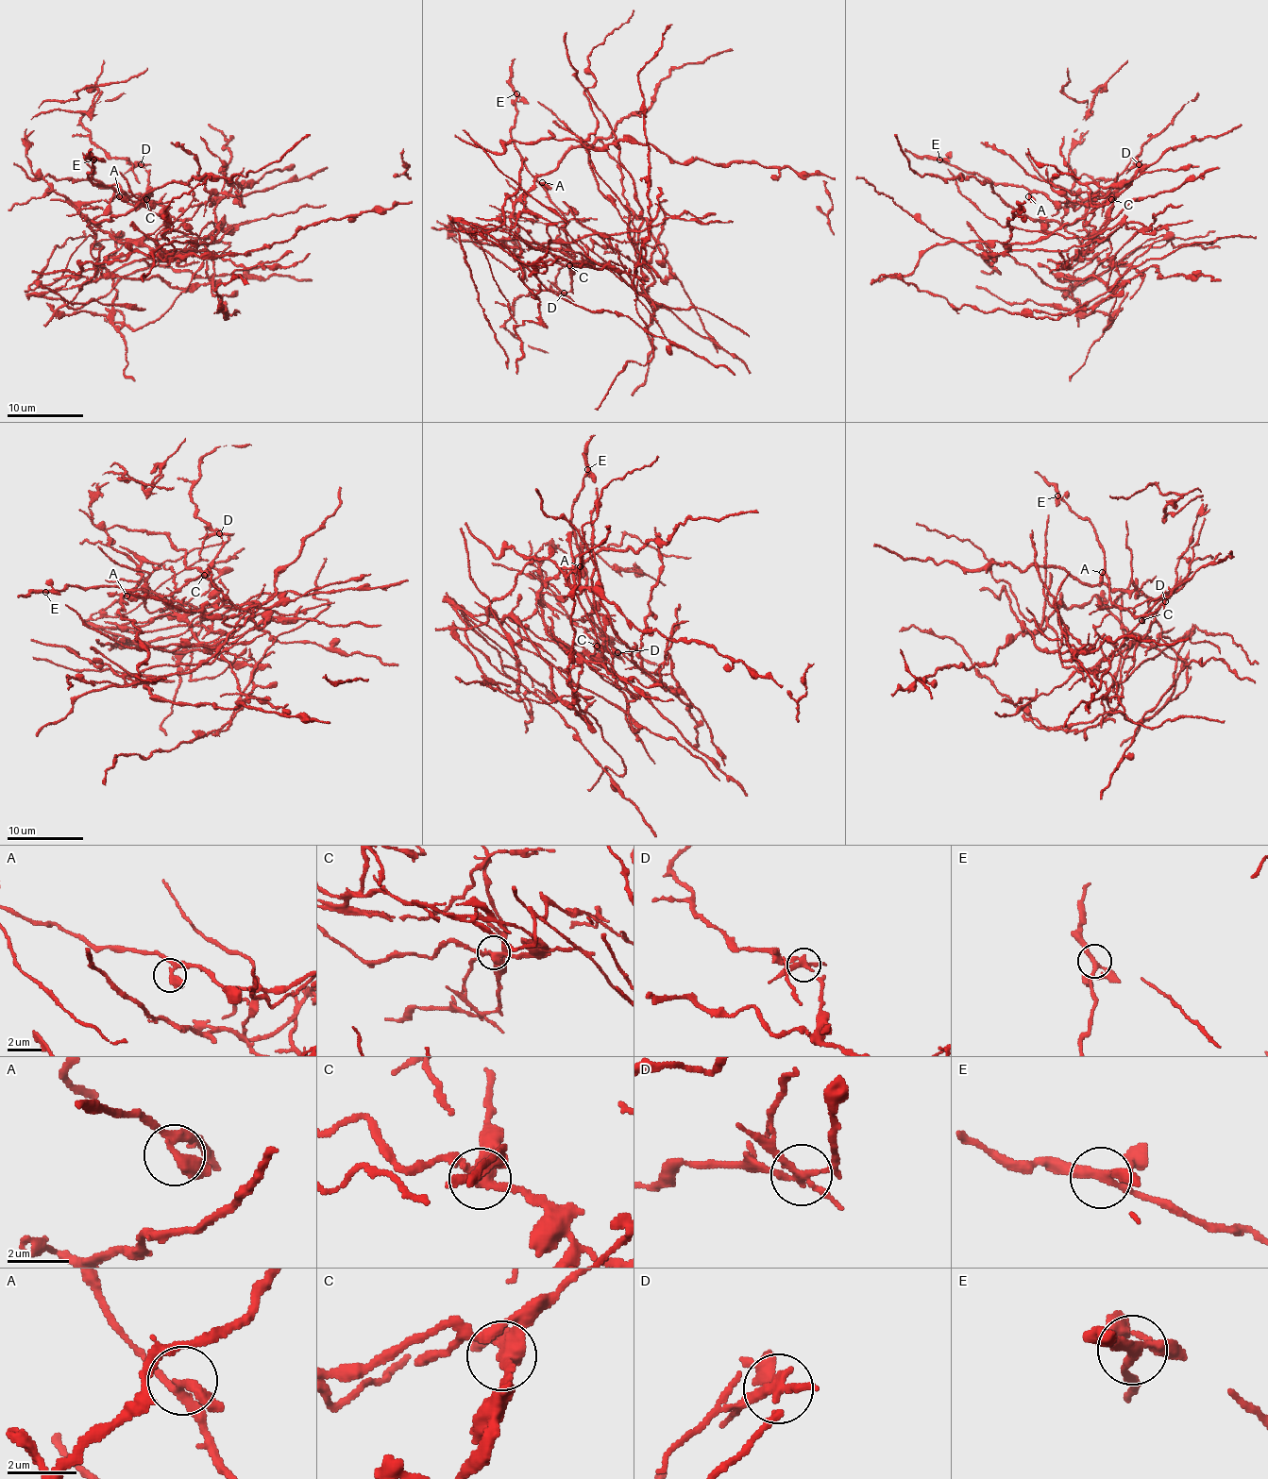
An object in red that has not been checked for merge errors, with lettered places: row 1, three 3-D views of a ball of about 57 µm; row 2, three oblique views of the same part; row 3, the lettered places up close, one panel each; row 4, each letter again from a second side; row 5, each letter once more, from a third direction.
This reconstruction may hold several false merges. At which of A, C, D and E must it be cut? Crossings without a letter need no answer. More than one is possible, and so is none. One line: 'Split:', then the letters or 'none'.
Split: C, D

